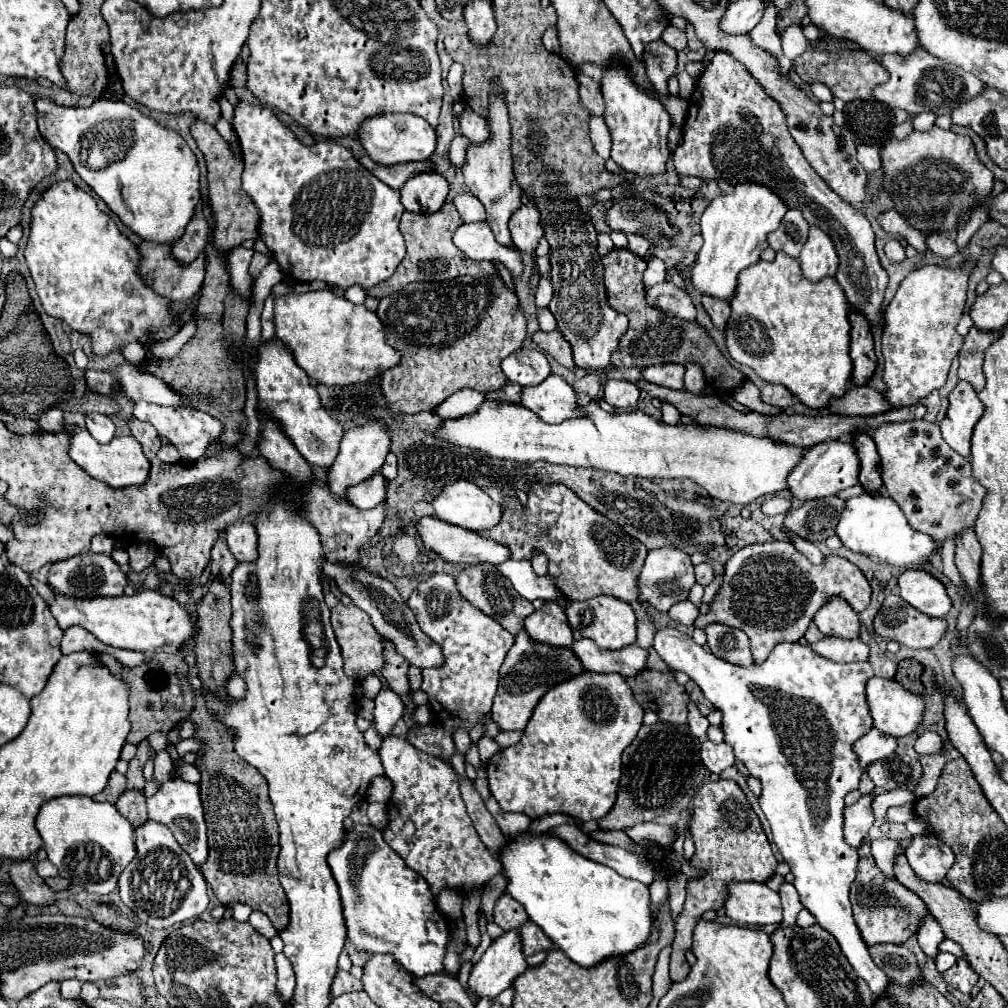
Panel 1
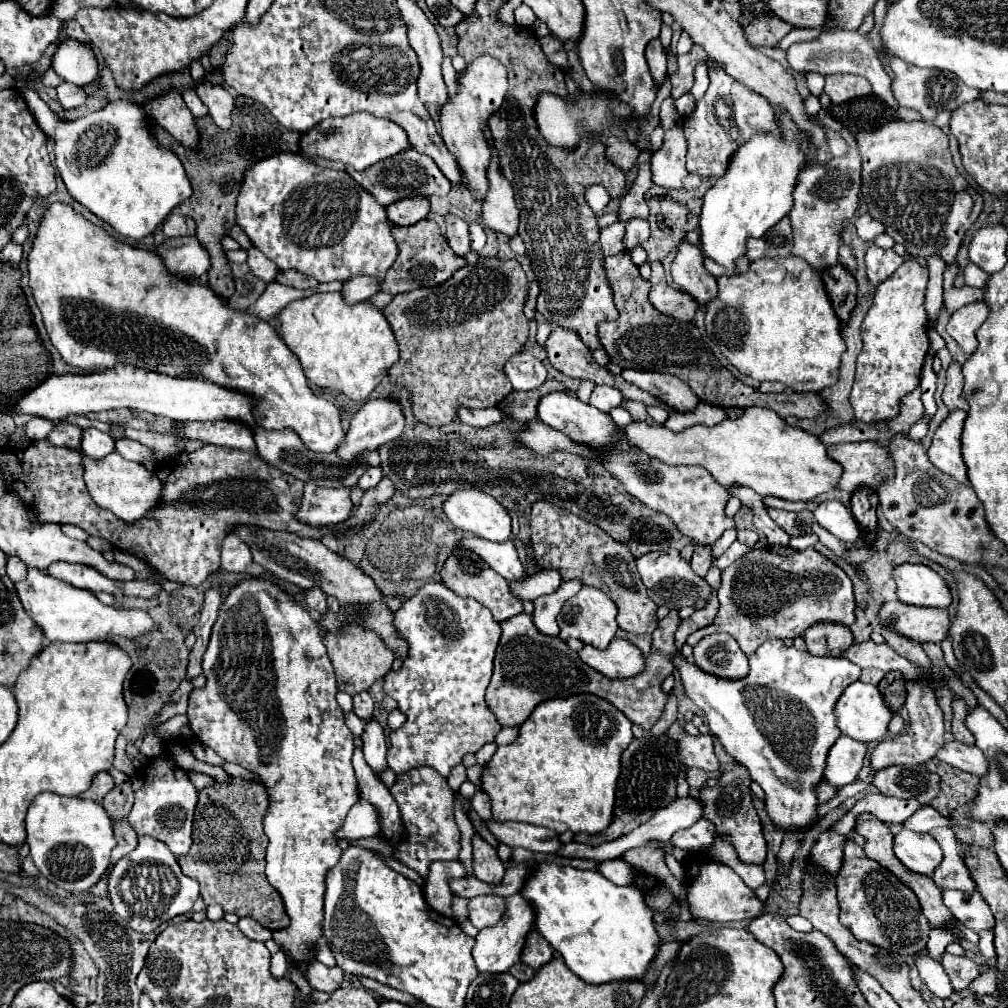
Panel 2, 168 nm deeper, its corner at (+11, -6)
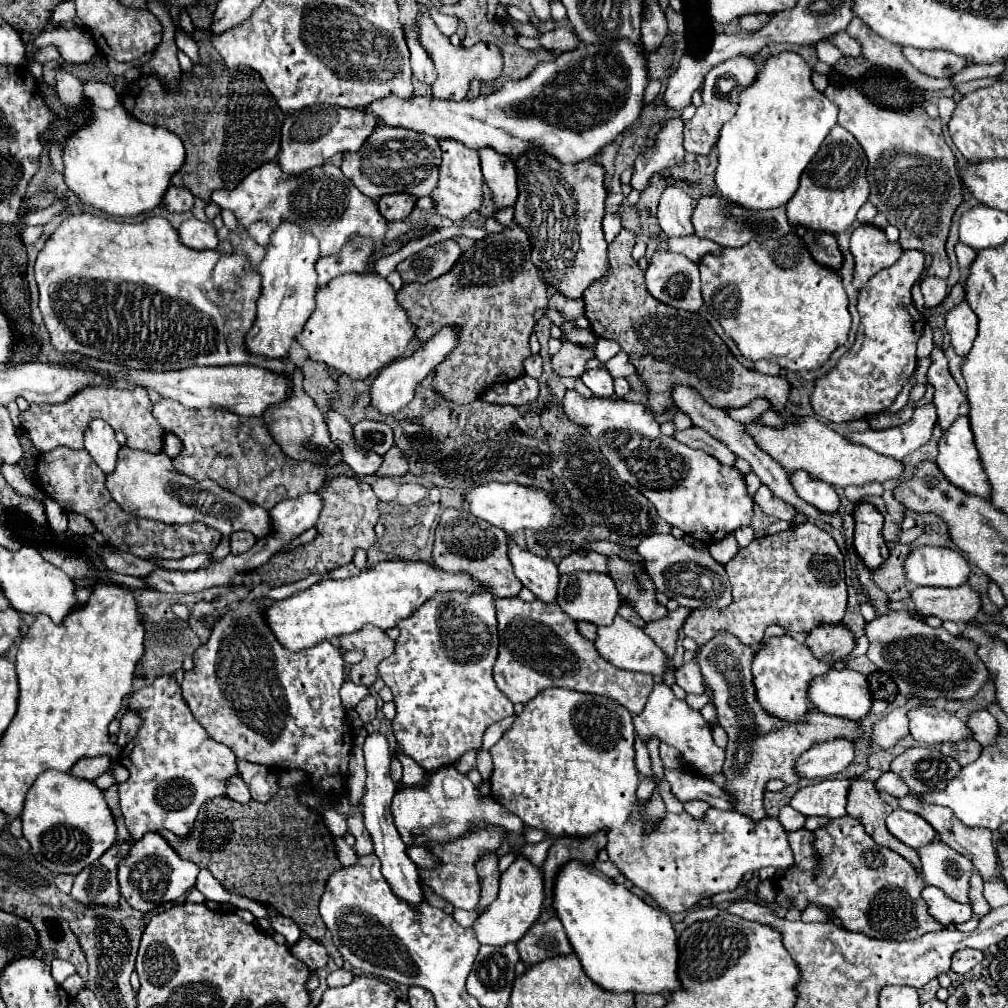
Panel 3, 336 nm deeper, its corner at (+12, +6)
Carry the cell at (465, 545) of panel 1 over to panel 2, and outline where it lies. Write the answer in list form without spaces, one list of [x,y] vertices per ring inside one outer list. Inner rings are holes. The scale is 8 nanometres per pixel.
[[[462,538],[458,546],[464,552],[476,554],[480,560],[484,560],[488,566],[492,566],[492,570],[496,570],[508,582],[514,582],[514,580],[526,576],[526,570],[510,540],[490,542],[490,540],[480,540],[480,538]]]

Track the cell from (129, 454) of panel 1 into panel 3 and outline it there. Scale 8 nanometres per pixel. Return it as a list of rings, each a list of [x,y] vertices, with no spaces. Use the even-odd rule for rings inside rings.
[[[123,446],[119,450],[115,474],[107,476],[107,490],[125,512],[139,518],[159,520],[167,524],[203,522],[219,530],[223,536],[229,536],[237,530],[247,530],[257,538],[265,538],[271,530],[271,520],[265,508],[239,498],[231,490],[221,488],[217,482],[211,480],[197,482],[187,474],[177,472],[173,468],[171,458],[165,452],[153,454]]]

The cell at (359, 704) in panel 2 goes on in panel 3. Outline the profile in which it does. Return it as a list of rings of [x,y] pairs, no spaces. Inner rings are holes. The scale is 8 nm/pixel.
[[[367,696],[365,700],[361,700],[355,710],[357,710],[361,722],[369,724],[375,718],[375,712],[377,712],[377,700],[375,700],[375,696]]]

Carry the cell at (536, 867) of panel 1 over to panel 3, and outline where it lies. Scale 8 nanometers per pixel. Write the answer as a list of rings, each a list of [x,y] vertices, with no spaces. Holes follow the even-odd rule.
[[[569,862],[557,874],[553,908],[557,910],[557,916],[565,926],[571,946],[583,964],[583,970],[595,984],[603,986],[603,990],[615,994],[623,992],[671,994],[681,988],[677,976],[677,962],[679,962],[677,934],[665,910],[649,906],[645,900],[629,892],[623,884],[617,884],[613,878],[607,878],[603,872],[595,870],[593,866],[585,866],[581,862]]]

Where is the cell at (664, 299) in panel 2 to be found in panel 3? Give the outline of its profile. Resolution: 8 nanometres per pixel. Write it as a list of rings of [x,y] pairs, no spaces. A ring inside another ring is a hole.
[[[669,250],[653,252],[649,268],[645,272],[645,282],[647,282],[649,294],[653,298],[657,298],[659,302],[667,304],[667,306],[689,310],[689,312],[699,312],[699,308],[703,306],[699,268],[697,268],[697,264],[693,260],[689,260],[683,254],[673,254]]]

